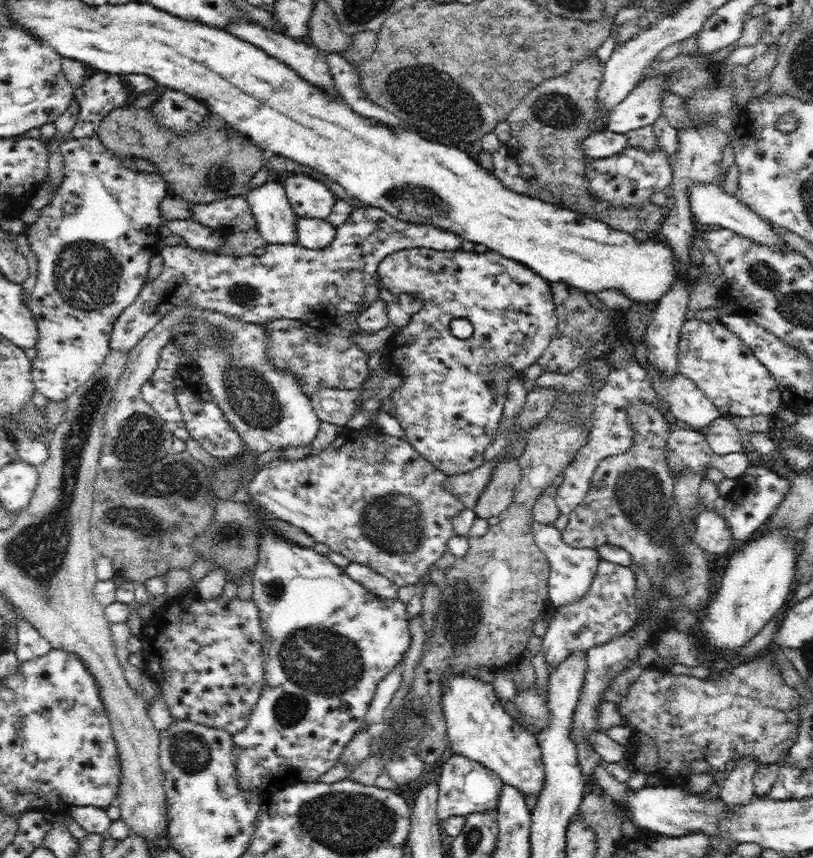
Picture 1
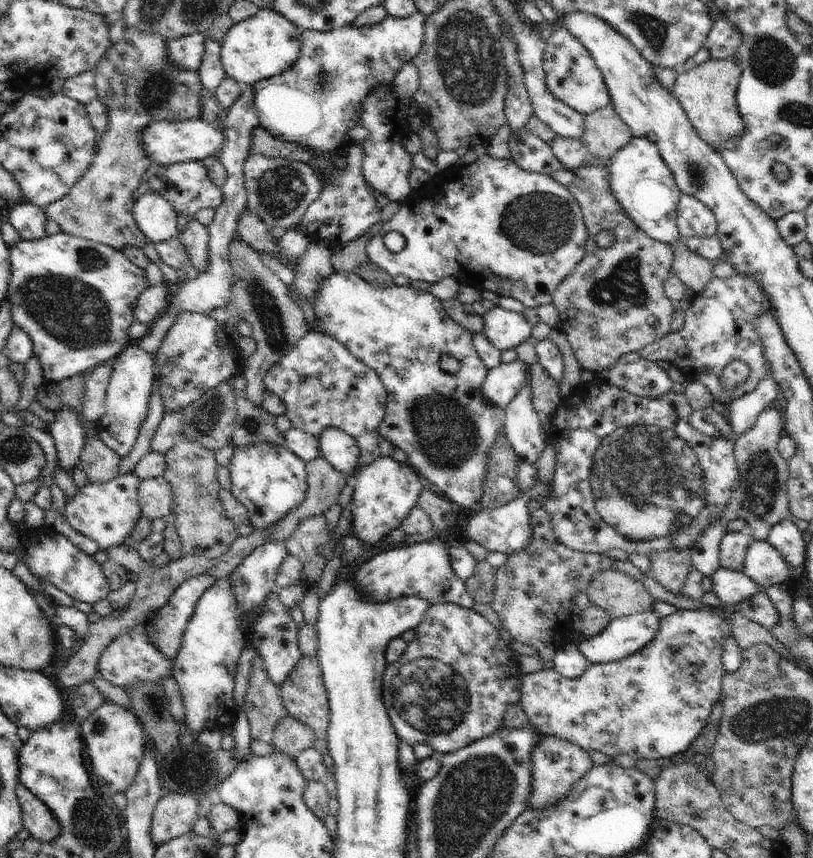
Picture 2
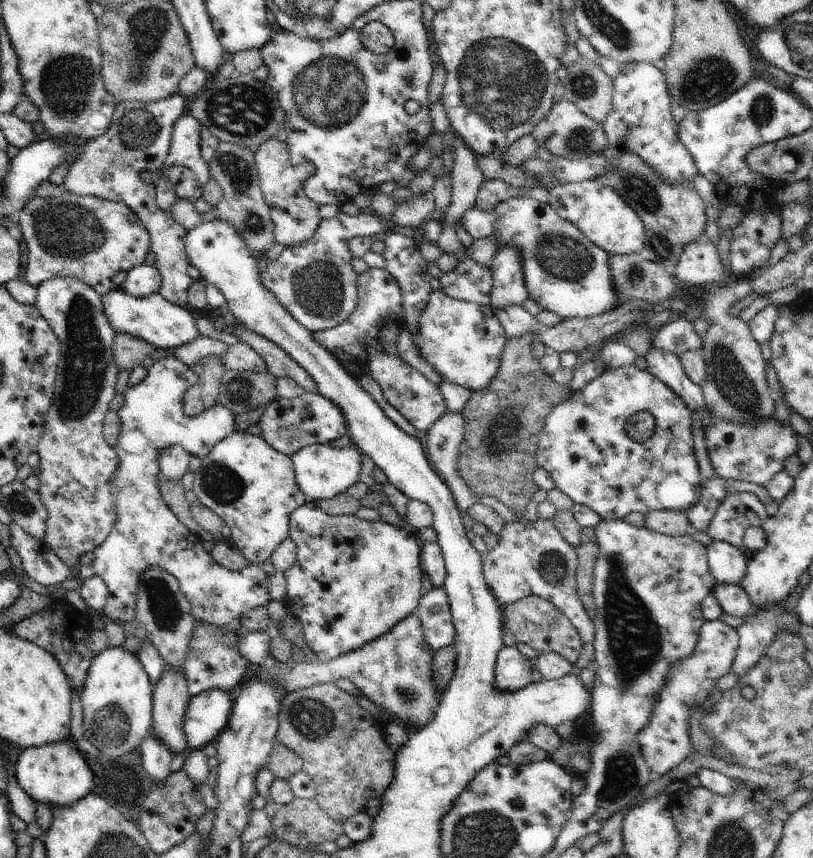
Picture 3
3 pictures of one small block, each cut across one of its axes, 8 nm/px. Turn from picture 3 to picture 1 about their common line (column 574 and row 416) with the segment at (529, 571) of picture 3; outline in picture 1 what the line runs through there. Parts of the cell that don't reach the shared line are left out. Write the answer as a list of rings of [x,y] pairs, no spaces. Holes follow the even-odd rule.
[[[622,337],[616,340],[610,354],[610,360],[616,360],[616,362],[612,362],[610,378],[607,378],[606,384],[598,392],[586,390],[585,392],[574,391],[571,394],[560,391],[556,404],[552,404],[552,410],[548,412],[547,416],[552,417],[554,421],[576,421],[580,423],[580,427],[588,427],[586,444],[576,452],[570,464],[562,470],[564,479],[555,495],[556,505],[564,515],[570,515],[583,502],[593,472],[598,468],[599,462],[608,456],[624,454],[634,444],[634,427],[628,423],[628,406],[630,402],[636,402],[636,400],[645,400],[656,407],[669,424],[665,455],[673,476],[680,472],[699,472],[705,476],[706,468],[718,468],[724,473],[725,478],[736,480],[750,465],[748,454],[745,452],[717,455],[710,448],[704,432],[680,425],[676,417],[668,414],[668,409],[664,409],[664,405],[658,401],[658,393],[652,386],[647,370],[638,364],[634,356],[634,347],[635,344],[628,338]]]

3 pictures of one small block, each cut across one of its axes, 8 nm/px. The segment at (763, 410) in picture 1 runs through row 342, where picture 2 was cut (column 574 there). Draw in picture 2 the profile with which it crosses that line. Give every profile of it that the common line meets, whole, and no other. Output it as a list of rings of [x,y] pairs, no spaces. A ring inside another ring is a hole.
[[[740,606],[717,609],[680,610],[661,618],[656,636],[628,658],[590,665],[582,676],[569,679],[554,669],[526,675],[521,684],[519,705],[544,737],[558,737],[590,752],[602,752],[611,759],[628,754],[636,761],[672,759],[683,753],[706,726],[714,705],[720,699],[720,684],[726,674],[722,653],[725,639],[732,637],[725,610],[741,613]]]

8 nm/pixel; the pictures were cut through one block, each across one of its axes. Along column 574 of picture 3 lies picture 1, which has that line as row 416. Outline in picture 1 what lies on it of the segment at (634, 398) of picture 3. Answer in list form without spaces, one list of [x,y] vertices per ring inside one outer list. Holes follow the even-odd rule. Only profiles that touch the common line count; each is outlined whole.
[[[401,249],[387,255],[377,272],[381,284],[394,297],[406,295],[423,302],[423,308],[412,314],[393,336],[386,353],[385,364],[394,368],[403,379],[400,388],[389,394],[394,403],[394,410],[389,415],[391,422],[401,425],[408,442],[447,476],[472,472],[485,463],[483,454],[500,428],[508,396],[508,379],[522,378],[526,368],[537,364],[557,330],[550,282],[524,264],[491,249],[482,254],[463,250]],[[454,318],[466,318],[472,323],[473,333],[469,338],[460,339],[452,334],[450,322]]]

